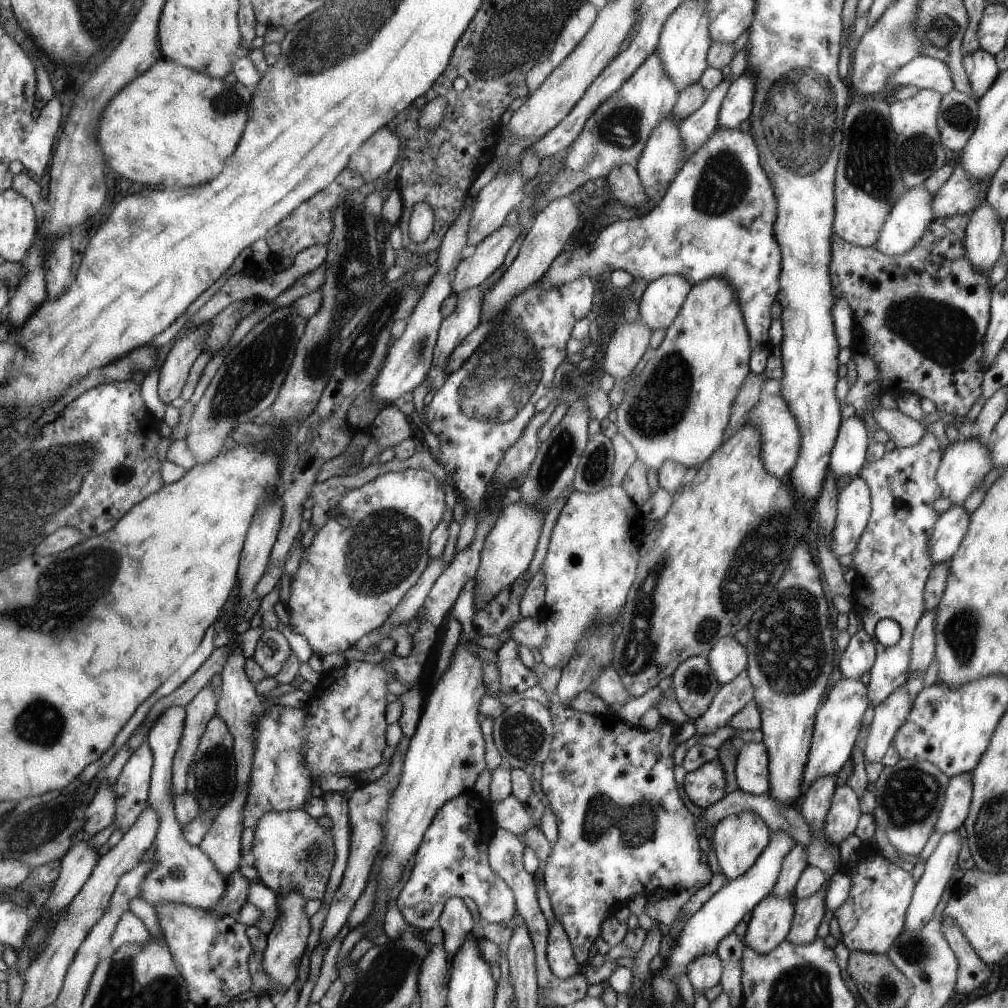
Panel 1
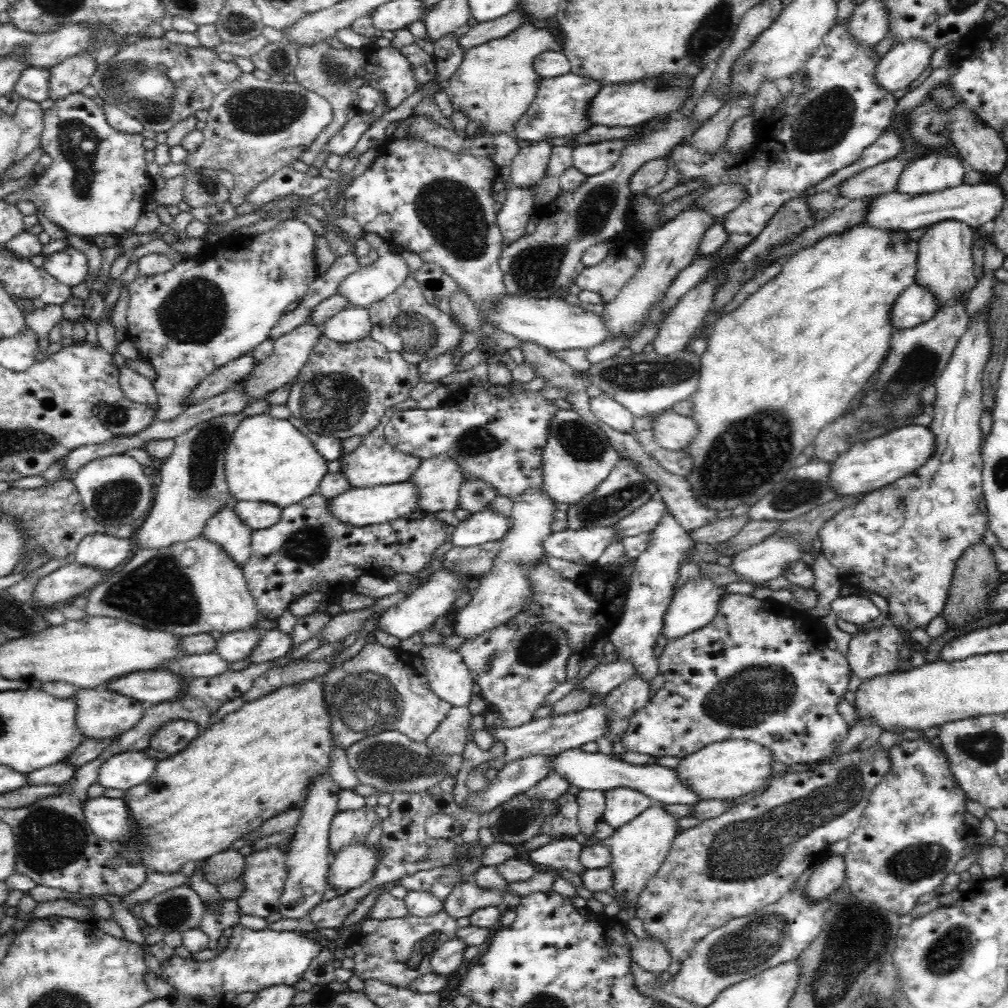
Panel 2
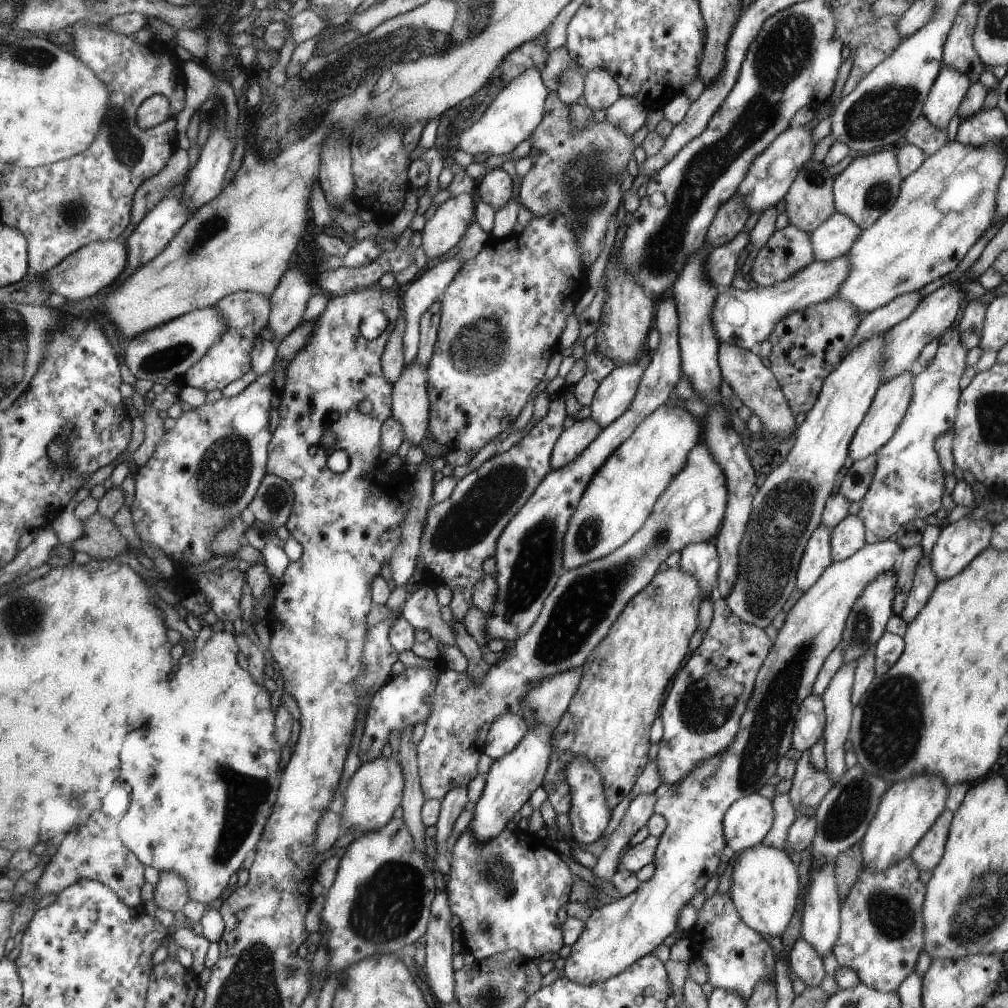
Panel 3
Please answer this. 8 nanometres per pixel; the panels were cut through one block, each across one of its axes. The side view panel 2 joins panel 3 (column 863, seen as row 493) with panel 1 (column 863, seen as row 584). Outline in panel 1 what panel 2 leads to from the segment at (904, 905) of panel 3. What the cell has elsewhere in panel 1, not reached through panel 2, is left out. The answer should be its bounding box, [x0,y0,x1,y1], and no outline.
[833,840,914,954]

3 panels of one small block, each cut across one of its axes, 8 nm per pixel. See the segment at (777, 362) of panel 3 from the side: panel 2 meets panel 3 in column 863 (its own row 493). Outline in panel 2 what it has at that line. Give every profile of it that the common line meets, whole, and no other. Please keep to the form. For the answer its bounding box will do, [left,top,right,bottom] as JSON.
[241,492,449,620]

